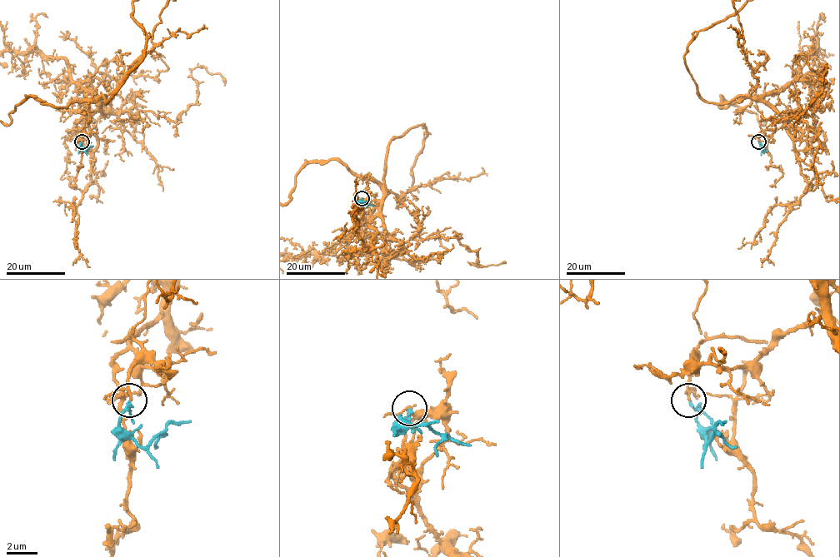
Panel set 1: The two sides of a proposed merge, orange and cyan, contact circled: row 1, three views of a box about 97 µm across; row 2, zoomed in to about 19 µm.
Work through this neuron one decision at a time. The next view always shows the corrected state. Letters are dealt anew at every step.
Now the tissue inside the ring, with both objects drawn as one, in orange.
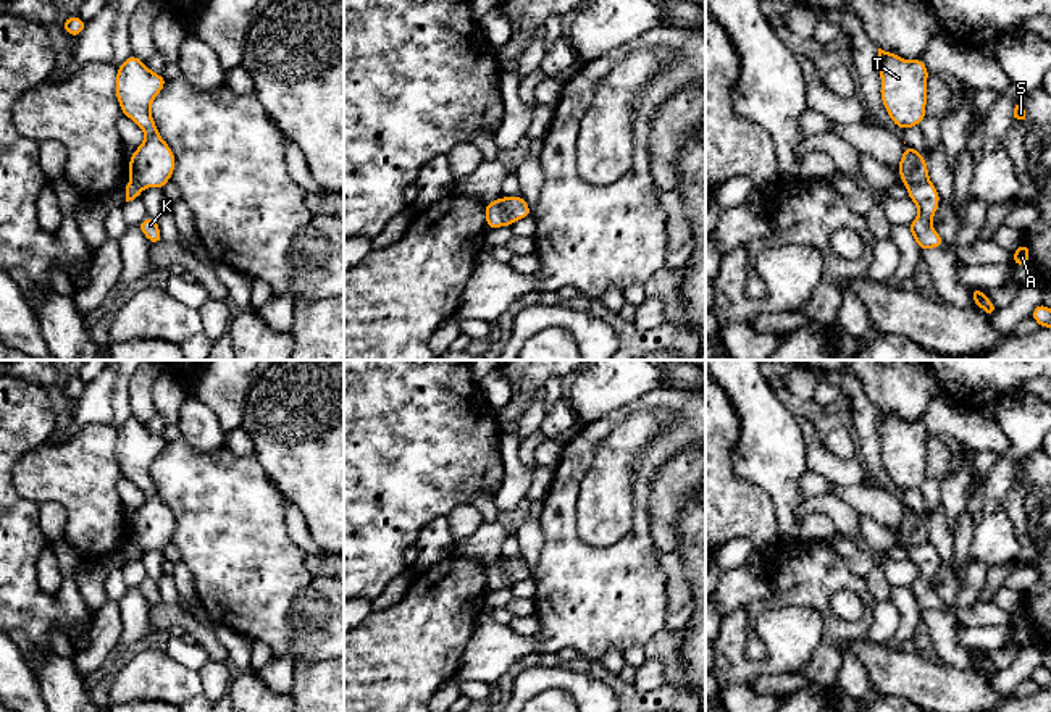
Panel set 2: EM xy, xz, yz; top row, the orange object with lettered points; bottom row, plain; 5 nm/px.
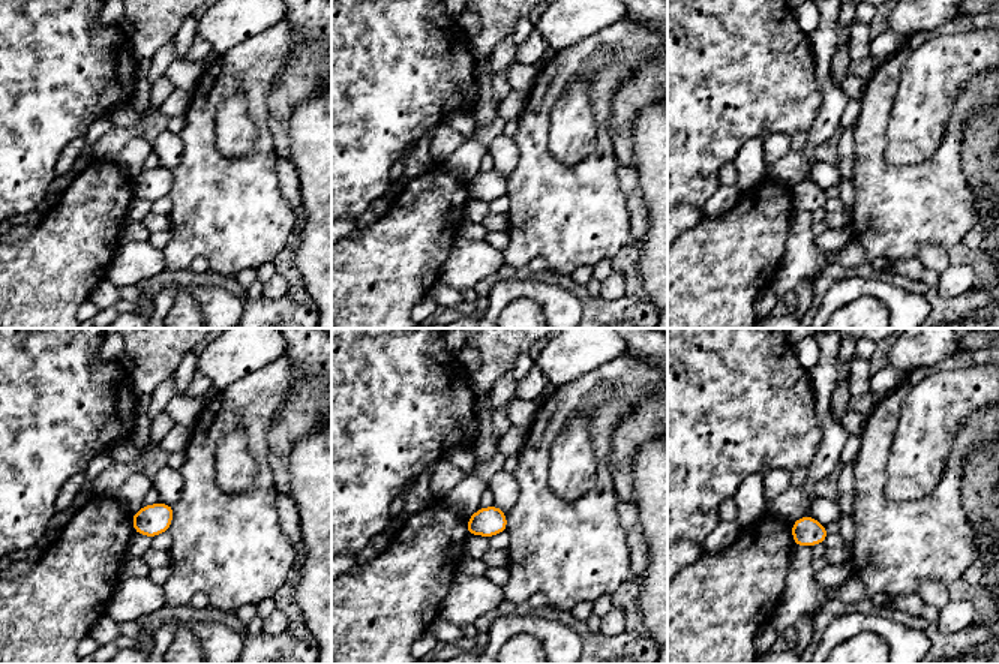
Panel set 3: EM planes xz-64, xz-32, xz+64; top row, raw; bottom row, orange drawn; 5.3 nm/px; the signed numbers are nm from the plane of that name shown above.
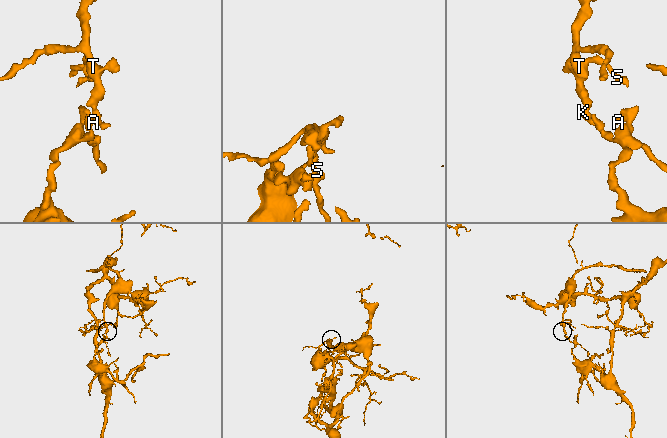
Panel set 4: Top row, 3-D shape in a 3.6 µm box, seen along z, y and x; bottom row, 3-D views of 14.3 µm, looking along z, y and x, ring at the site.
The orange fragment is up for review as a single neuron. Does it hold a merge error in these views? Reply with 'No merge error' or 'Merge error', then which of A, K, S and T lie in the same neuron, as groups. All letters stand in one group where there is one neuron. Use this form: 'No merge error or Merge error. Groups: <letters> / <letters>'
Merge error. Groups: A K / S T

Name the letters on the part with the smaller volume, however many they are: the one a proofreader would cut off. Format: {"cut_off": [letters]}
{"cut_off": ["A", "K"]}

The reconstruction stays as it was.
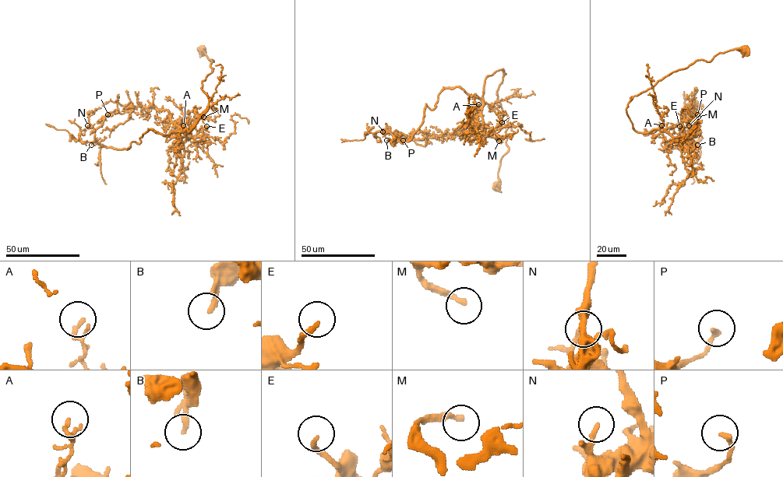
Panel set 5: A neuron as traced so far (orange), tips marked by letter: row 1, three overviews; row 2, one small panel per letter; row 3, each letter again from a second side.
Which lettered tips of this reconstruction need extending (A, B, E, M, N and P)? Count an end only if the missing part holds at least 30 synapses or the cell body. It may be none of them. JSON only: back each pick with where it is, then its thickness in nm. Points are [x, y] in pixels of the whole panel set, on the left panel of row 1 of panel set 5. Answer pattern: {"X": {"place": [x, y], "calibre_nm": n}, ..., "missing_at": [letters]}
{"M": {"place": [203, 117], "calibre_nm": 190}, "missing_at": ["M"]}

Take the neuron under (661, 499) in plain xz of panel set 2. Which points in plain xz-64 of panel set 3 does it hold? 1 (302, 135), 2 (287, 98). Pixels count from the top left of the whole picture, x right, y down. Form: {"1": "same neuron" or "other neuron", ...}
{"1": "other neuron", "2": "same neuron"}

